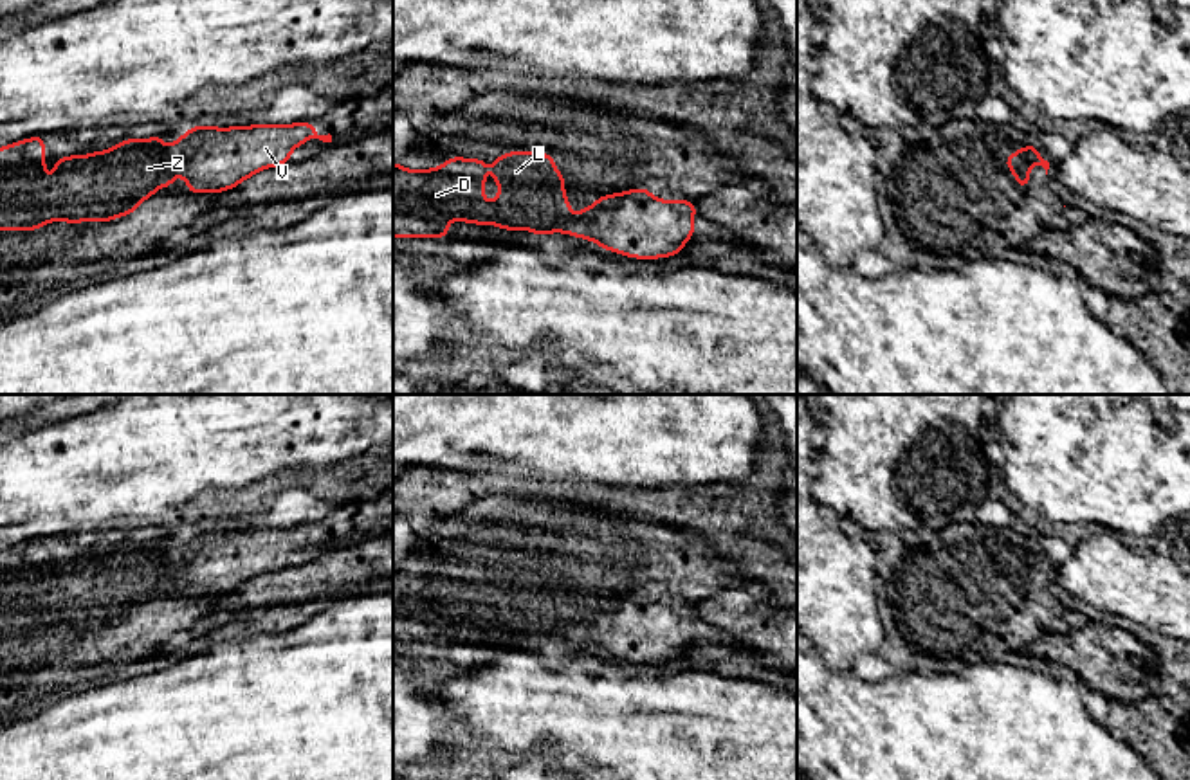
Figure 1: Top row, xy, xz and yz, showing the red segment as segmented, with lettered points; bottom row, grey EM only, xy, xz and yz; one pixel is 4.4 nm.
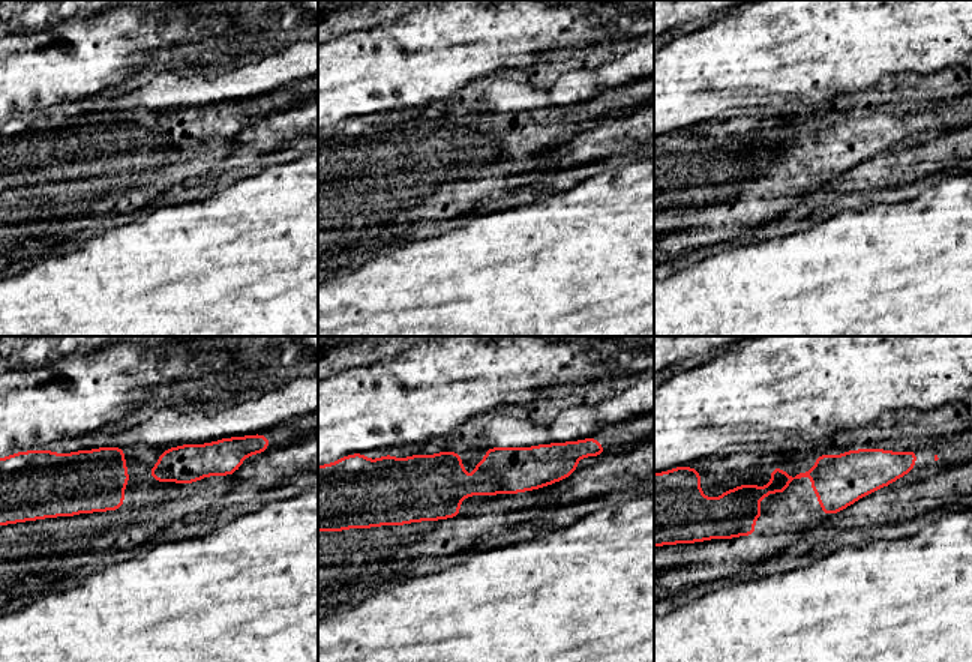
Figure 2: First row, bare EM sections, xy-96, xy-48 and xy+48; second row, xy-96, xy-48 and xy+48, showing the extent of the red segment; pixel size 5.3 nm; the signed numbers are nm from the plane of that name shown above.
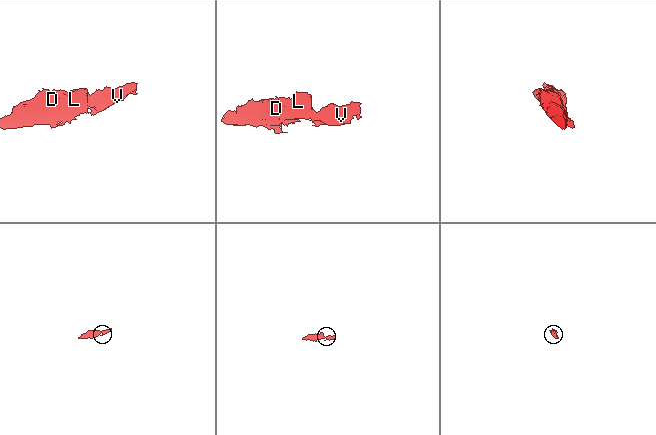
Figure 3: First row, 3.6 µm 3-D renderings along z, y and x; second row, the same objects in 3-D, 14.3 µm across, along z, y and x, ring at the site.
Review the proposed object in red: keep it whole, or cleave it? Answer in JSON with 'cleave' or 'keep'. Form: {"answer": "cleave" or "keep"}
{"answer": "keep"}

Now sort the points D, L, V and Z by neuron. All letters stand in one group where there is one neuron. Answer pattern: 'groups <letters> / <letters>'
groups D L V Z

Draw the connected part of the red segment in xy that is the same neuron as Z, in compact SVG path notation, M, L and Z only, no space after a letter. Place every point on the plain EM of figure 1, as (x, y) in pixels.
M197 528L168 551L162 539L124 542L110 553L54 562L54 580L45 578L45 540L36 539L0 551L0 634L38 634L50 625L114 625L130 620L160 591L175 589L178 576L188 598L225 596L256 576L290 566L290 557L307 544L332 546L317 539L319 528Z

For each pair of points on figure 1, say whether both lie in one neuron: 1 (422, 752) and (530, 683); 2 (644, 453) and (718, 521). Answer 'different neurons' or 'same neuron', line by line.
1: different neurons
2: different neurons

